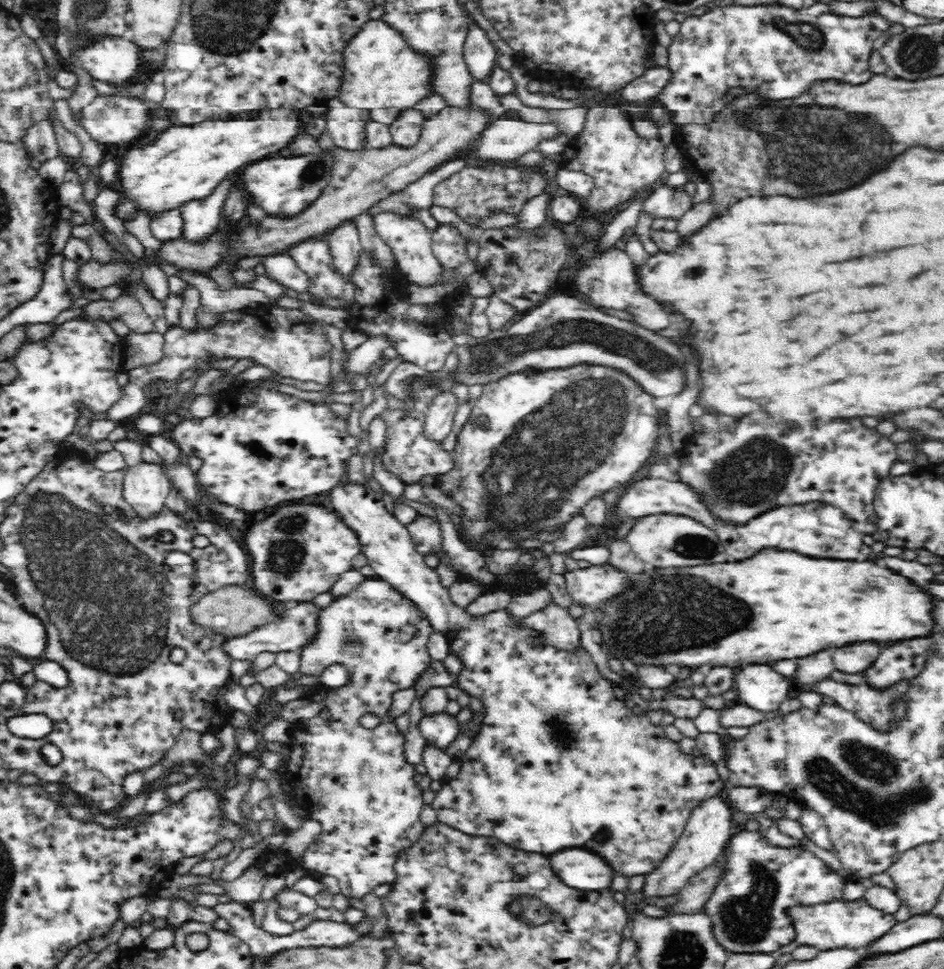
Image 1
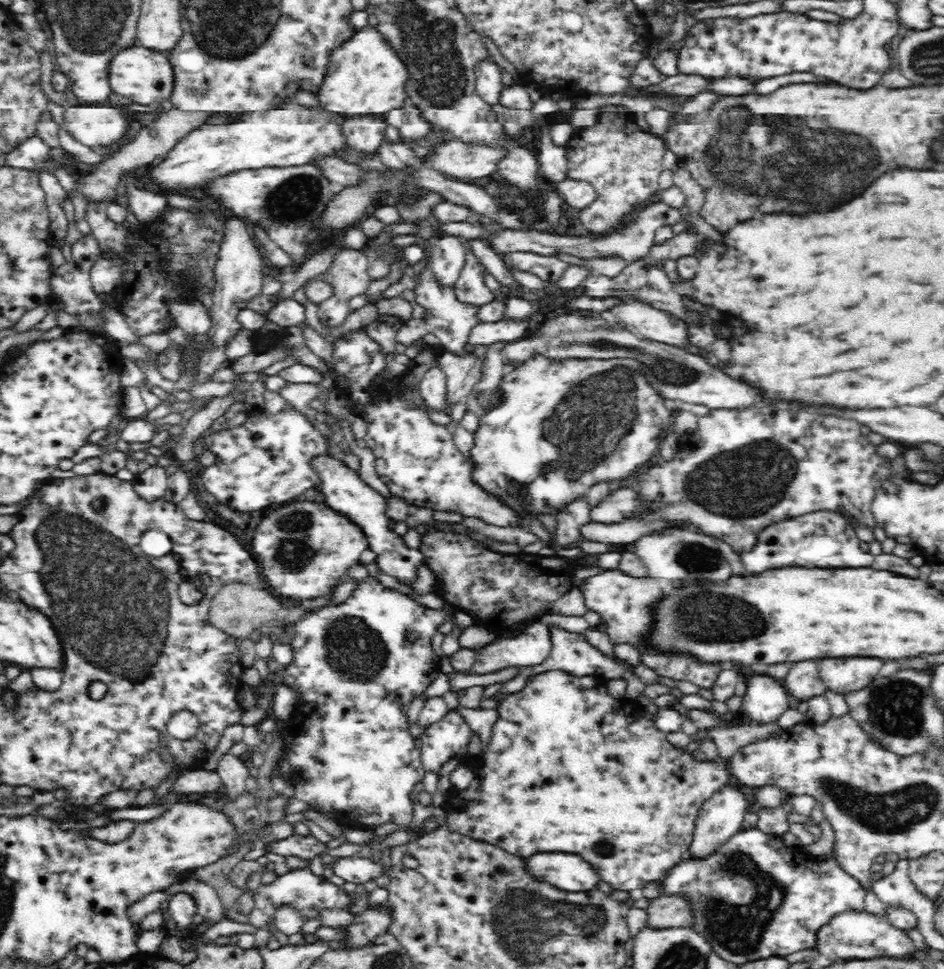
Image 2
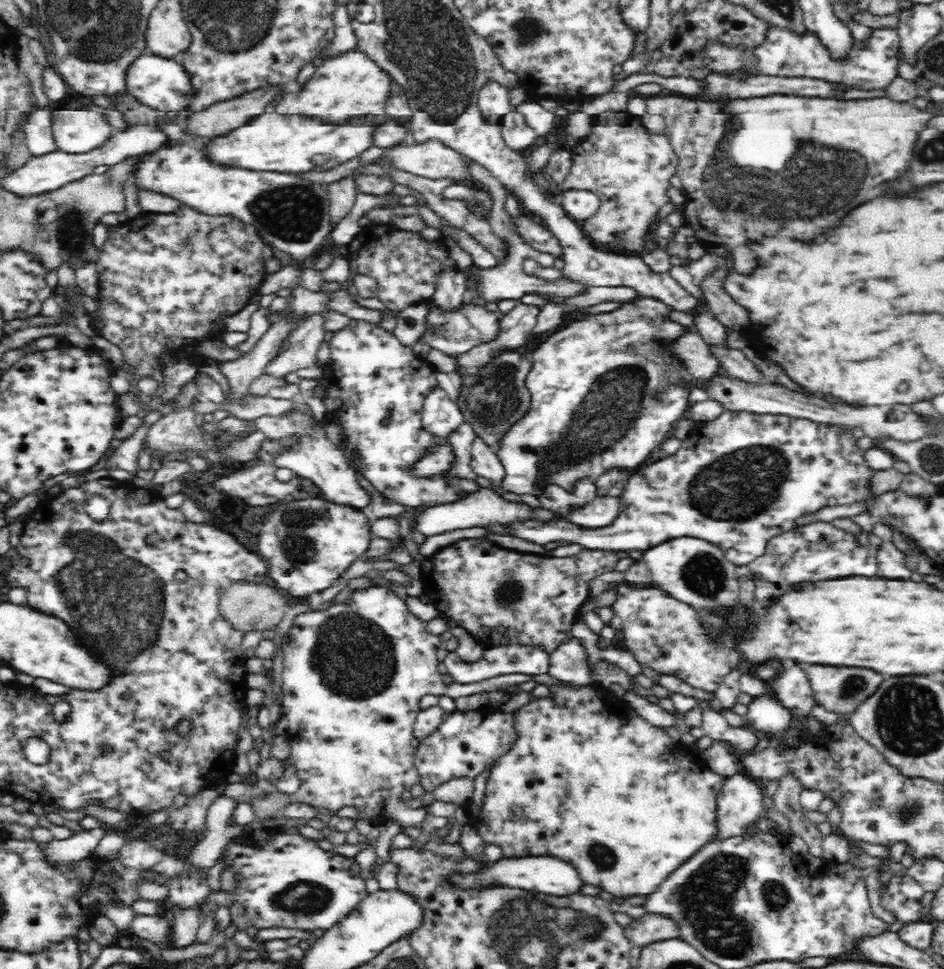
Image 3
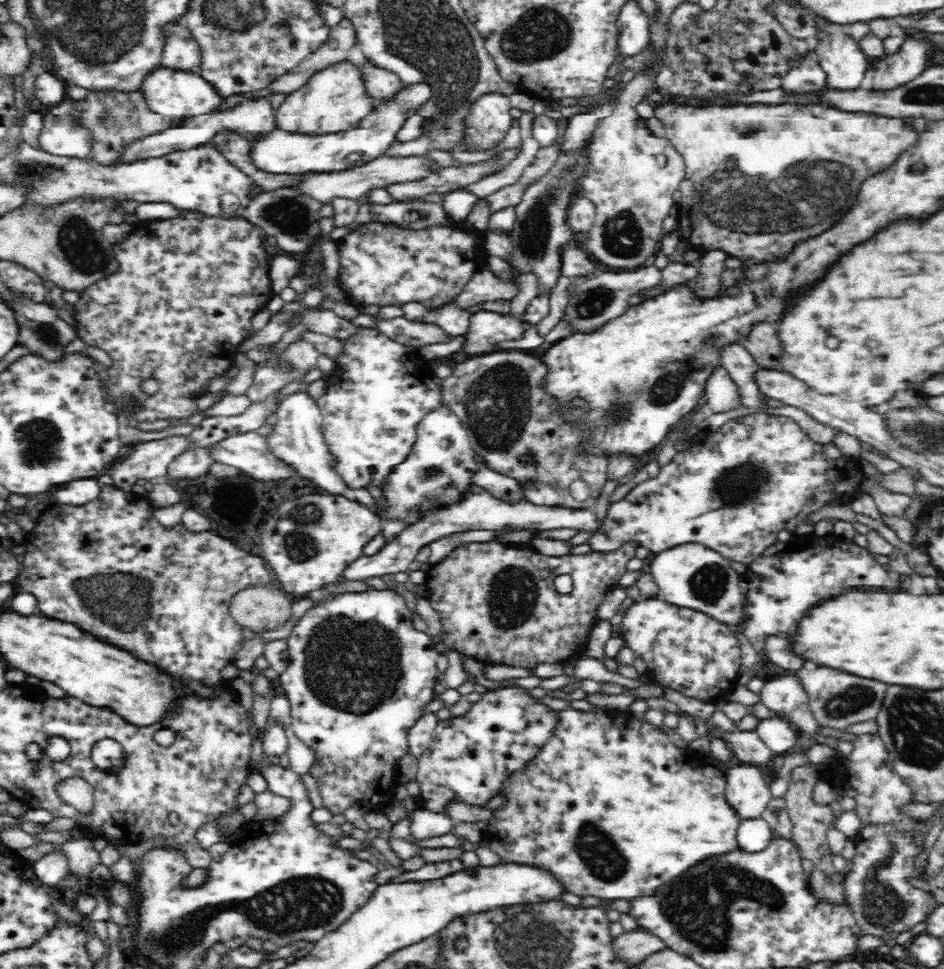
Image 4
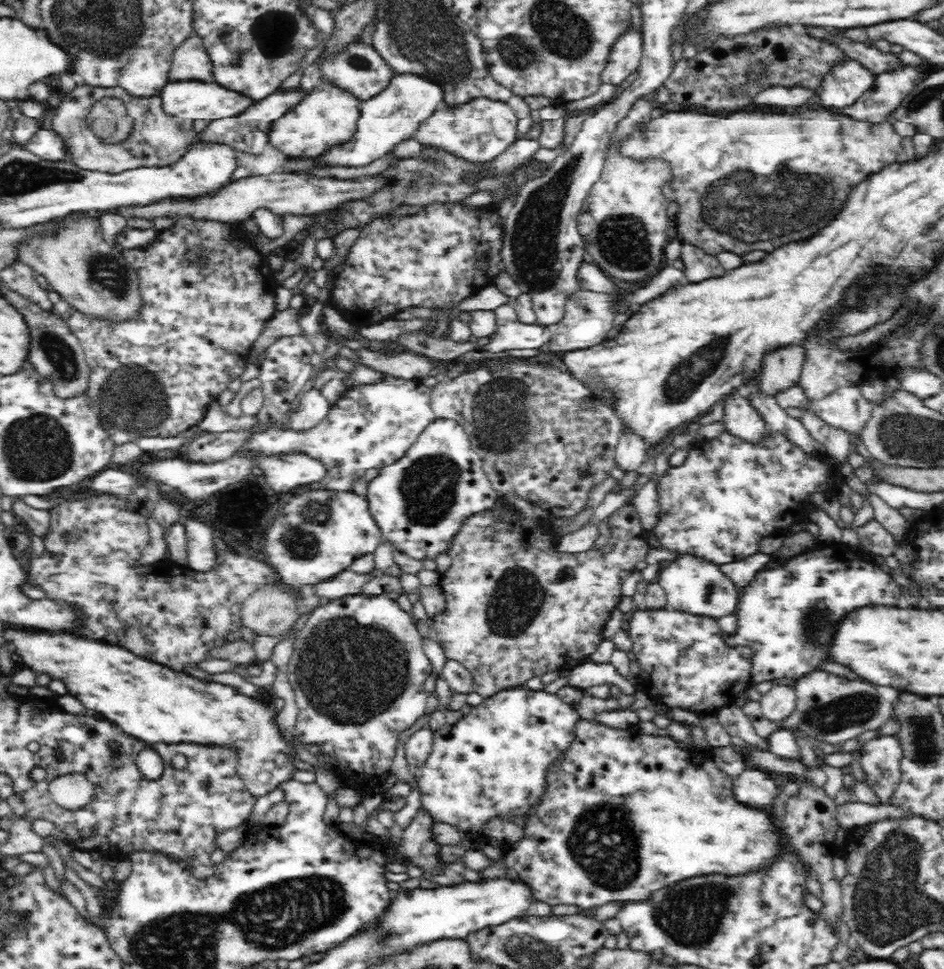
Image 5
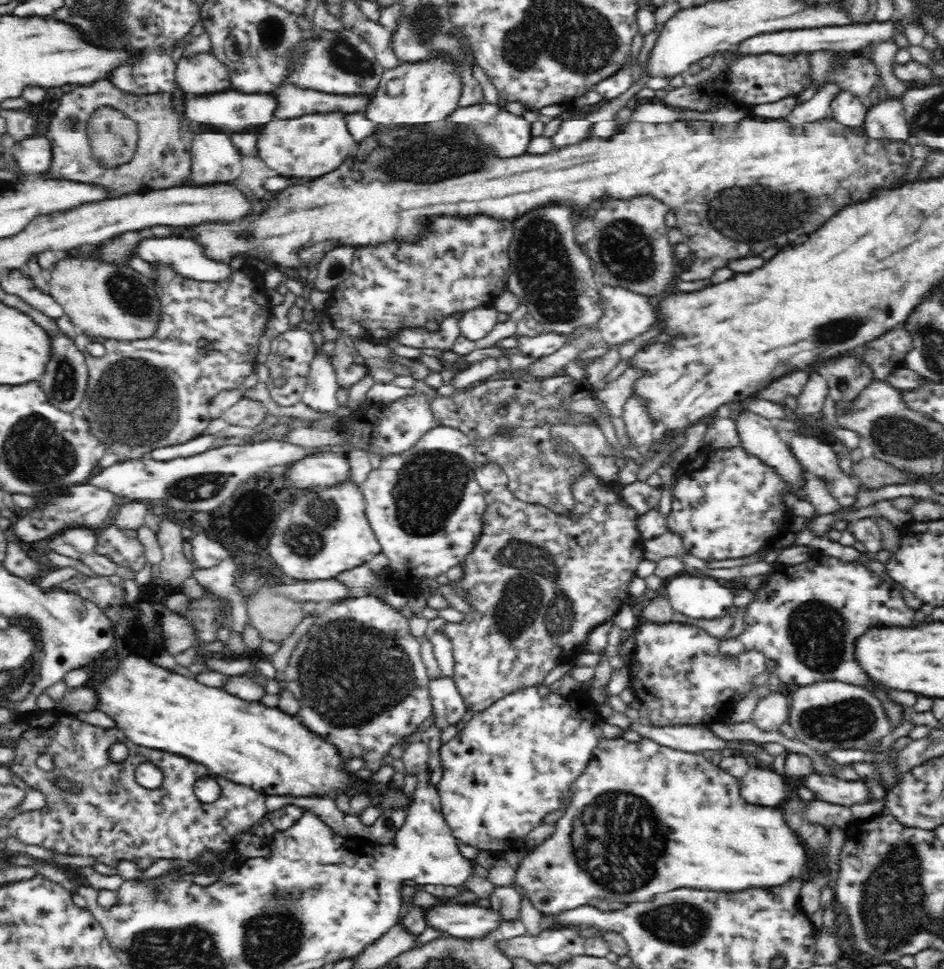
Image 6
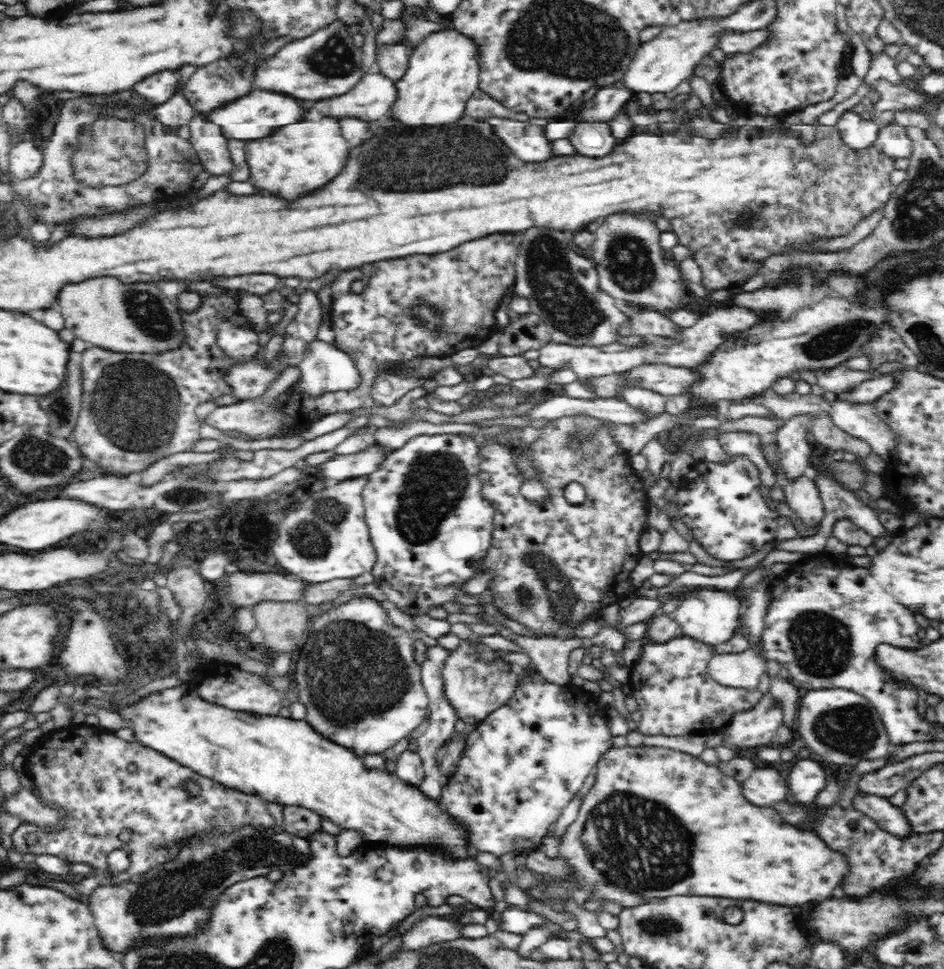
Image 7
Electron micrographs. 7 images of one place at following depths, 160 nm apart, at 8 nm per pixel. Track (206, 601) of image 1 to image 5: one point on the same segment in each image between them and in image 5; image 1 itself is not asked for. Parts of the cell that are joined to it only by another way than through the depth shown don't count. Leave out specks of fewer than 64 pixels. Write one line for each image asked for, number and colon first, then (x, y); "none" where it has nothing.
2: (237, 609)
3: (246, 606)
4: (258, 608)
5: (268, 611)

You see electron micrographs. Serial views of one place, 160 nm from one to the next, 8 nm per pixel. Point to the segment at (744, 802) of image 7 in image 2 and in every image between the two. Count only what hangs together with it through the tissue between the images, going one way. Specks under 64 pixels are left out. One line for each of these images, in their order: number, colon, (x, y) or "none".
2: (569, 768)
3: (586, 778)
4: (609, 803)
5: (623, 813)
6: (629, 794)

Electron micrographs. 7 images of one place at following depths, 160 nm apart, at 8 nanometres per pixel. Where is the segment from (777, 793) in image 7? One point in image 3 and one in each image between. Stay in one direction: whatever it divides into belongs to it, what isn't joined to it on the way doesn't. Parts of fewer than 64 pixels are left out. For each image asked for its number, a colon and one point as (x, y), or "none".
3: (738, 804)
4: (747, 792)
5: (754, 788)
6: (762, 786)

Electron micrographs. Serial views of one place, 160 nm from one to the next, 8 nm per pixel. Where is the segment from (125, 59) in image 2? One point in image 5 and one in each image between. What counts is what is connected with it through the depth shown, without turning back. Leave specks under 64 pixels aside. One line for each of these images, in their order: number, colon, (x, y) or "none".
3: (161, 83)
4: (183, 93)
5: (187, 98)

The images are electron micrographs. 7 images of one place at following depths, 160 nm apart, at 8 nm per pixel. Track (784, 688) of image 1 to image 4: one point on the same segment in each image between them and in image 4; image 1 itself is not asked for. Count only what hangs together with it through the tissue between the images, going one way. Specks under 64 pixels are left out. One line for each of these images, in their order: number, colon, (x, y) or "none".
2: (765, 700)
3: (766, 713)
4: (780, 736)

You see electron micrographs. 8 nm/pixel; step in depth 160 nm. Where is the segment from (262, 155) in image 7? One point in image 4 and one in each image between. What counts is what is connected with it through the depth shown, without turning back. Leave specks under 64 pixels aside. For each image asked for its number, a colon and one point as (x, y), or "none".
4: (336, 97)
5: (327, 115)
6: (307, 147)

